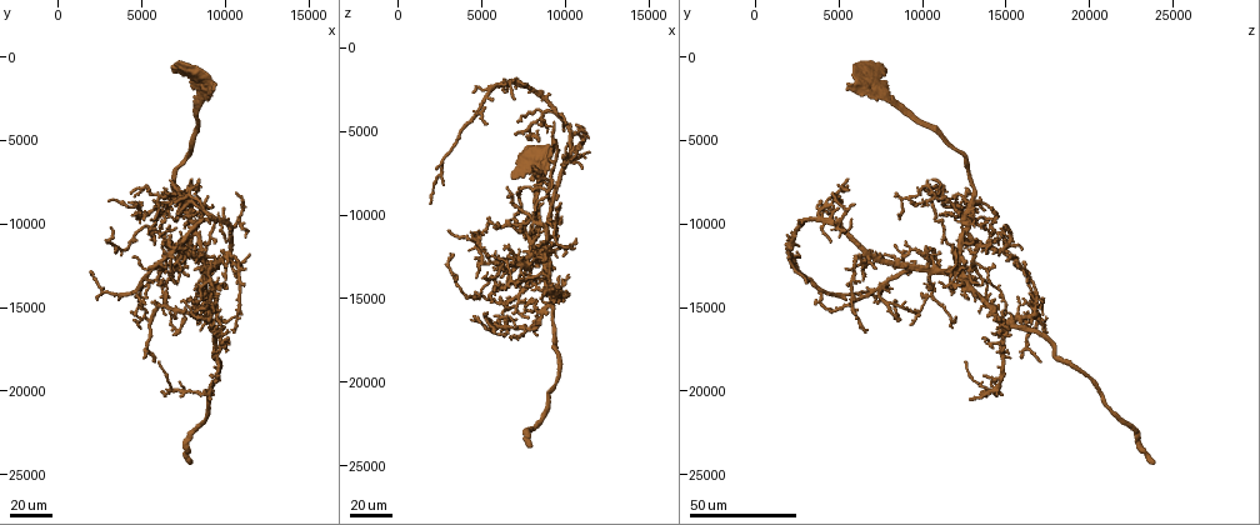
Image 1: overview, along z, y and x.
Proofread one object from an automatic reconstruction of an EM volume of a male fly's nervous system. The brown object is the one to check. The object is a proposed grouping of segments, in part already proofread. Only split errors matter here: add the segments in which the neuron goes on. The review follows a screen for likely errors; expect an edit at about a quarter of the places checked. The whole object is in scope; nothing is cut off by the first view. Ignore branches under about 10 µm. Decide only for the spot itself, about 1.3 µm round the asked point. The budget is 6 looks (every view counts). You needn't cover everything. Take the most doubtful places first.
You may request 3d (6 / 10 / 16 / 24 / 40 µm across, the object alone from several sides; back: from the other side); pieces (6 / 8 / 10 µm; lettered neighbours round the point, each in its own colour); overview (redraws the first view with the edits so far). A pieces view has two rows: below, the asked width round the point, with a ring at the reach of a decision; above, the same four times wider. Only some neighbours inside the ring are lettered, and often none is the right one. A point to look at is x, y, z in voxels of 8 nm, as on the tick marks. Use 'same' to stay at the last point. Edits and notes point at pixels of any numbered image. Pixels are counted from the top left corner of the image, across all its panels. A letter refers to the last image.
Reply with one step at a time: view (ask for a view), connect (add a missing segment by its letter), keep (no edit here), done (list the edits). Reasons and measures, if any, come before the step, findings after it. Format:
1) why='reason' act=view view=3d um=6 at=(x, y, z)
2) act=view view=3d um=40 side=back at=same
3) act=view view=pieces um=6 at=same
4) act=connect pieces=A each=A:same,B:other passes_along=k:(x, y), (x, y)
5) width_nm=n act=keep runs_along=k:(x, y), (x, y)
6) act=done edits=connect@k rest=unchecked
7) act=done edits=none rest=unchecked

act=view view=3d um=40 at=(6400, 11400, 8400)

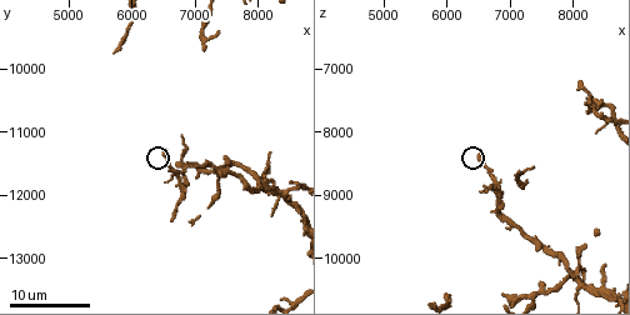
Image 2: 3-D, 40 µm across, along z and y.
why='closer look' act=view view=3d um=10 at=(6550, 11300, 8400)

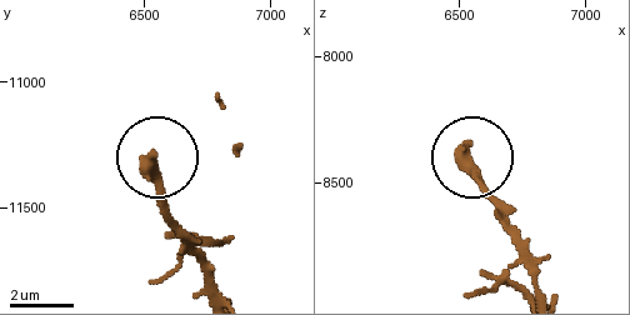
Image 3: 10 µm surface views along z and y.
act=view view=pieces um=6 at=(6530, 11300, 8360)

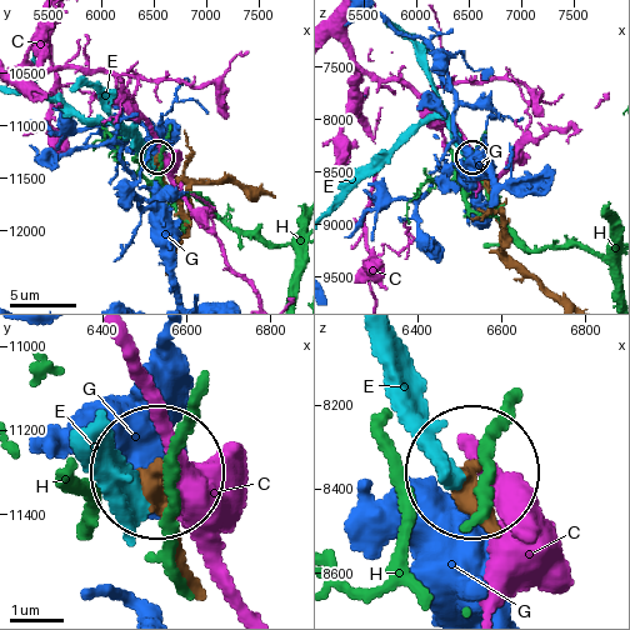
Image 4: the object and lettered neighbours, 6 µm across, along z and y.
width_nm=360 act=keep each=C:other,E:other,G:other,H:other runs_along=4:(263, 191), (235, 183), (195, 184), (188, 223), (158, 158) found='none of them fits'

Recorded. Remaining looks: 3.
why='branch stops here' act=view view=3d um=40 at=(10600, 13000, 11400)

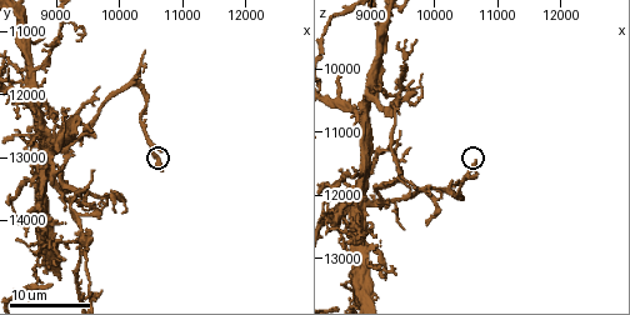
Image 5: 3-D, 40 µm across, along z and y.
why='what lies round it' act=view view=pieces um=6 at=(10650, 12900, 11500)

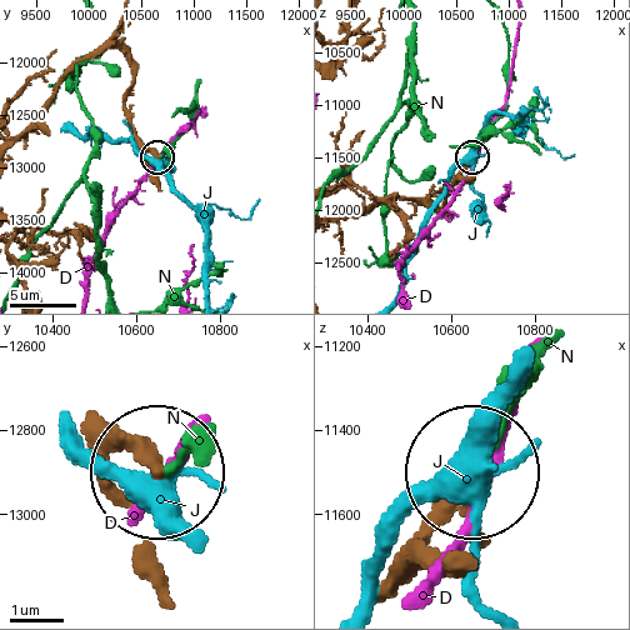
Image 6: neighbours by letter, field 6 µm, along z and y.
width_nm=220 act=keep each=D:other,J:other,N:other runs_along=6:(46, 104), (65, 75), (119, 50), (133, 133), (154, 155) found='no lettered segment goes on from it'

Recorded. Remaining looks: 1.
act=done edits=none rest=unchecked

